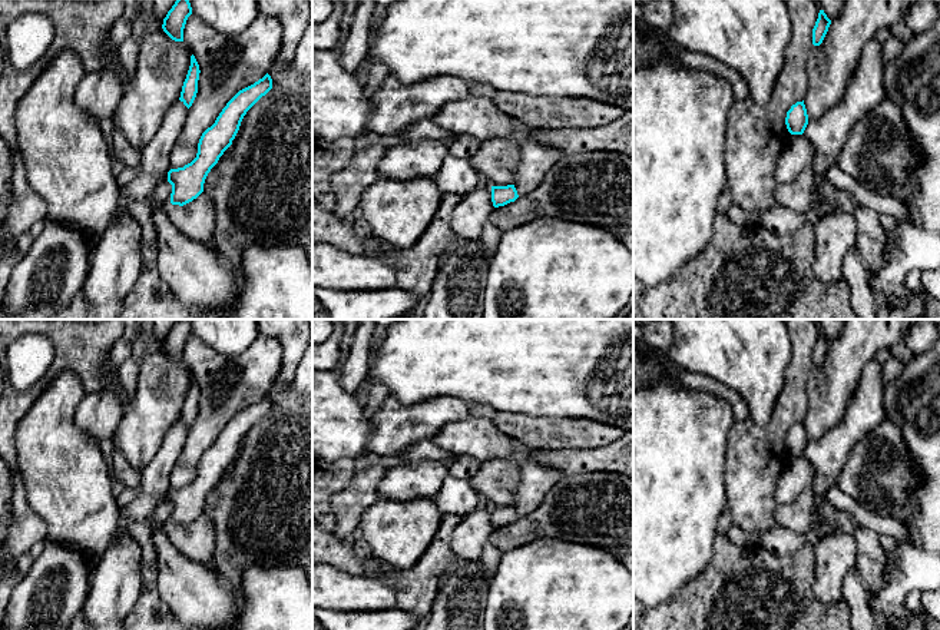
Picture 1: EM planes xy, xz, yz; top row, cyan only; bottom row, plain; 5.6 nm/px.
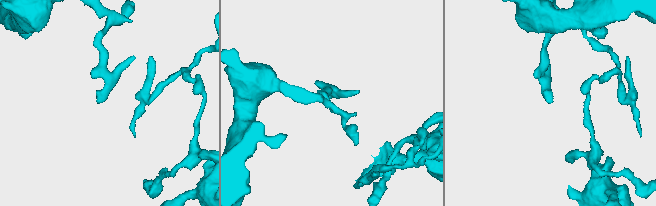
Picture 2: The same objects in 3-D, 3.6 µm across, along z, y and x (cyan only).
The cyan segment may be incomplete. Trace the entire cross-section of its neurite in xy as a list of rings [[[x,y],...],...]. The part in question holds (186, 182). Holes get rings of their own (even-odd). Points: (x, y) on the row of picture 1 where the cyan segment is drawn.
[[[267,73],[254,84],[239,90],[222,109],[215,123],[202,133],[196,158],[183,168],[168,172],[172,205],[183,206],[203,192],[208,173],[232,145],[244,116],[271,89],[272,79]]]

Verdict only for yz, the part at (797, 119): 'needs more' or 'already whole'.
already whole

